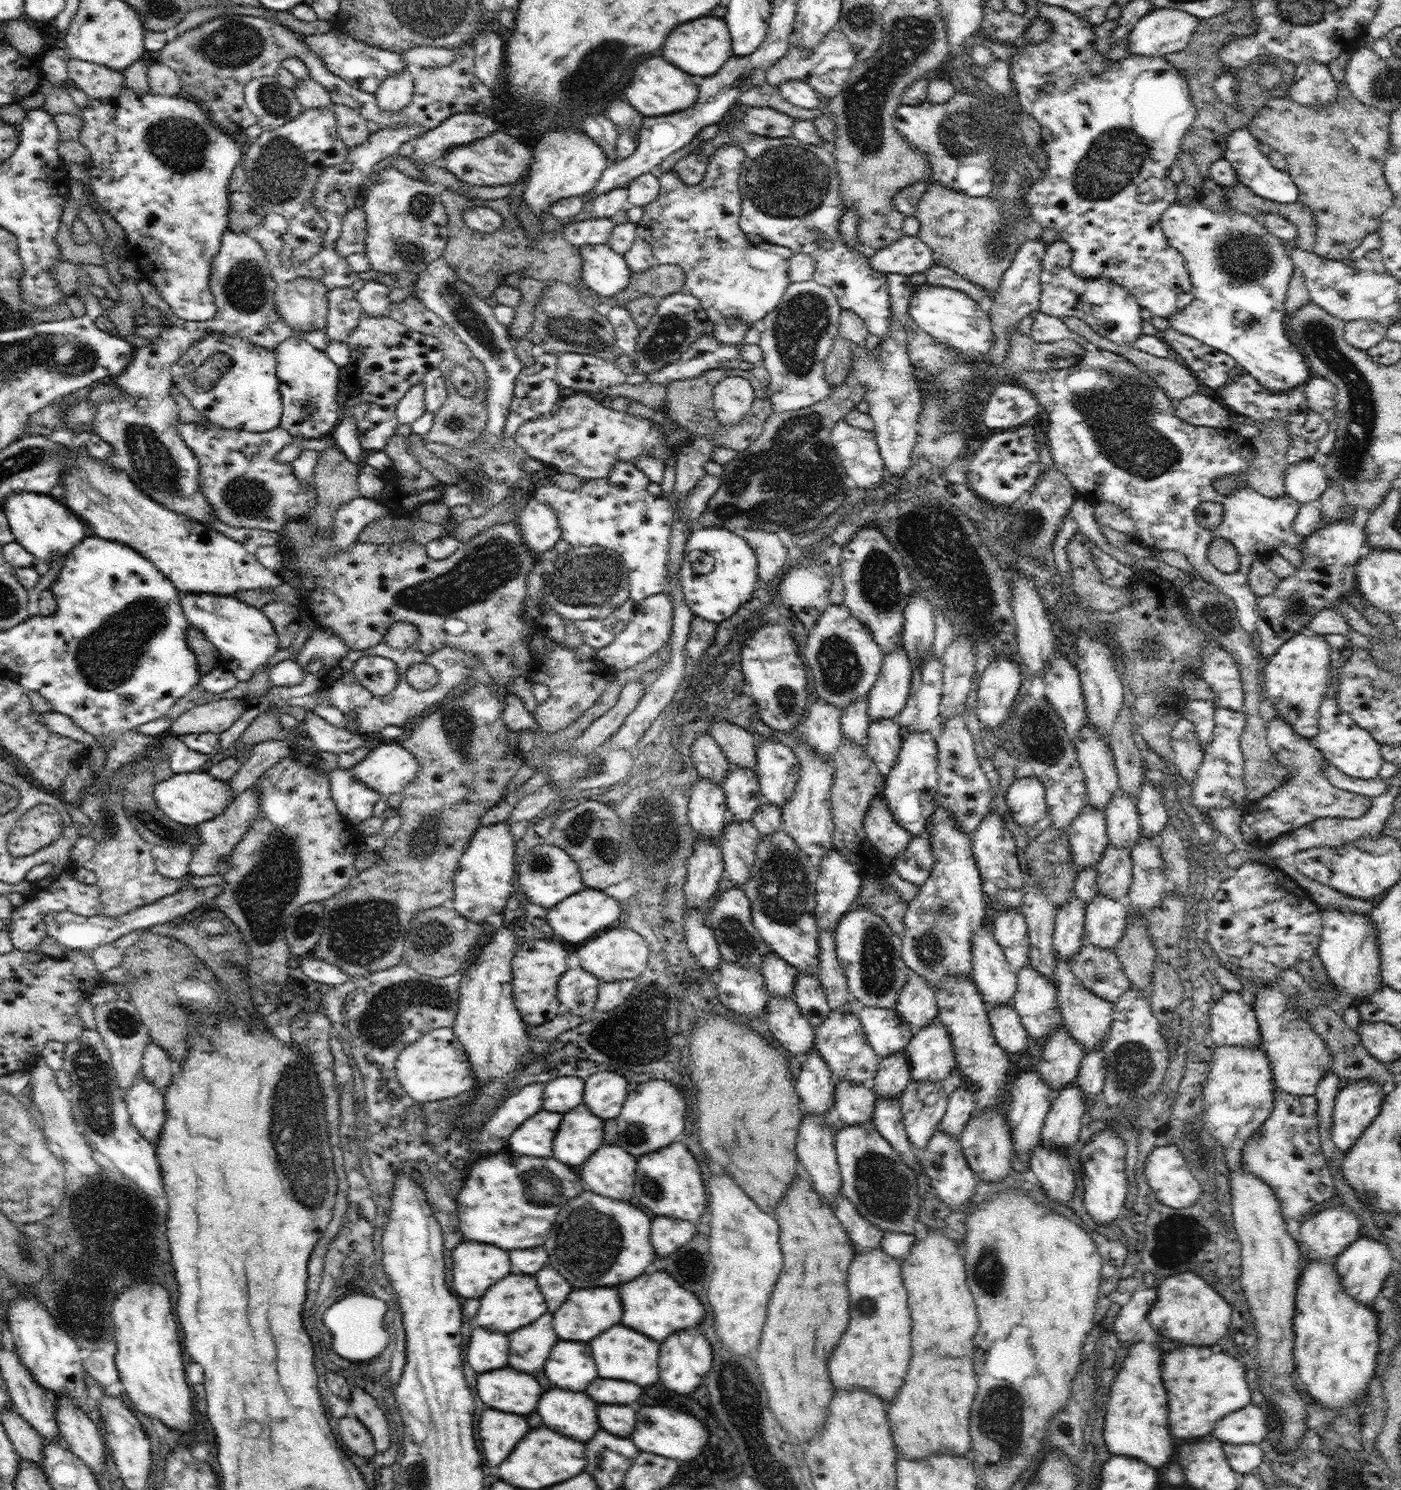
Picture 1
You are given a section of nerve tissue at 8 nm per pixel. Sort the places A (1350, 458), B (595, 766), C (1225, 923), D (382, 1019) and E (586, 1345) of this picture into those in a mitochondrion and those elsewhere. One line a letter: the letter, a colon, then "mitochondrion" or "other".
A: mitochondrion
B: mitochondrion
C: other
D: mitochondrion
E: other

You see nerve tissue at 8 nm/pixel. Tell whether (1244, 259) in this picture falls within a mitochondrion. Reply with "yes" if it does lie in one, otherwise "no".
yes

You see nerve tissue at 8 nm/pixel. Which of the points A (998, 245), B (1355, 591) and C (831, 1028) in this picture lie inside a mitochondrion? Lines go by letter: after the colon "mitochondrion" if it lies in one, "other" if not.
A: mitochondrion
B: other
C: other

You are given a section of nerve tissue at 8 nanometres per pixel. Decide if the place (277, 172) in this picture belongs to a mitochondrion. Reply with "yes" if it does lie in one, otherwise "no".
yes

